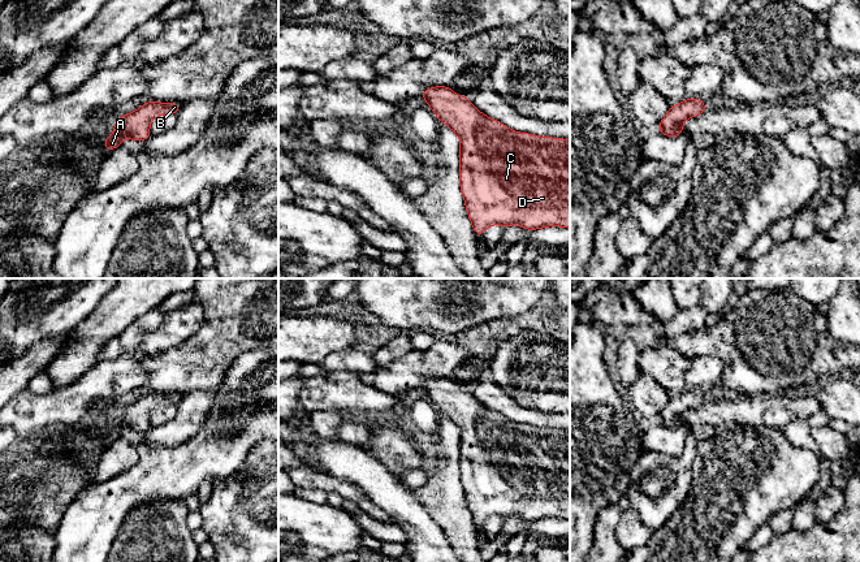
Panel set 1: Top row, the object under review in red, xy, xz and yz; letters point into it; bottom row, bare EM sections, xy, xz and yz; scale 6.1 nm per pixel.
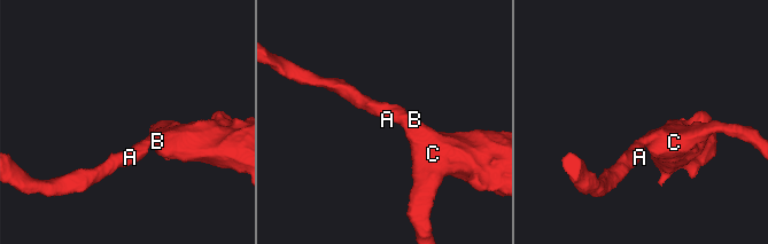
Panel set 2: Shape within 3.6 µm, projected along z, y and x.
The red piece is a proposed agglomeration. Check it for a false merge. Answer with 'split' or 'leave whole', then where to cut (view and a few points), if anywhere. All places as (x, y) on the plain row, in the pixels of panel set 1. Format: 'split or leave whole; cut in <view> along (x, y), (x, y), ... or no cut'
leave whole; no cut

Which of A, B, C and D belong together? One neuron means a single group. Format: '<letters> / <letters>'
A B C D

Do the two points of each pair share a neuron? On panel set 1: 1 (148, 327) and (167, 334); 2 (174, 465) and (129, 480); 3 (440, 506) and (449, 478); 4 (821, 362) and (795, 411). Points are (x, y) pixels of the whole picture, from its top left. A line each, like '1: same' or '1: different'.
1: different
2: same
3: same
4: different

